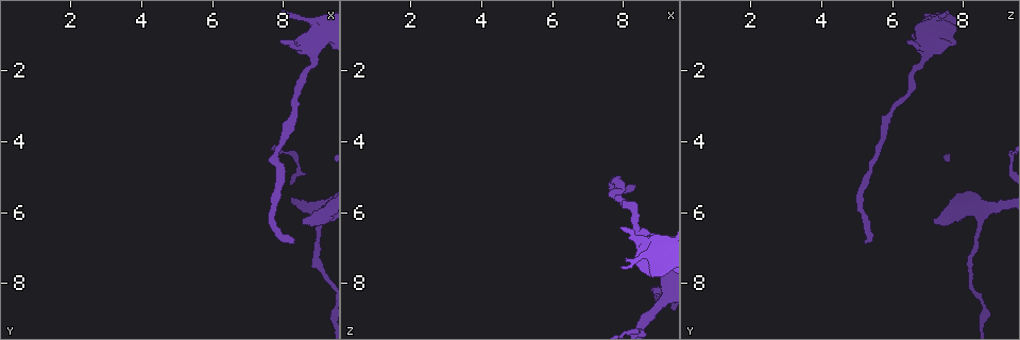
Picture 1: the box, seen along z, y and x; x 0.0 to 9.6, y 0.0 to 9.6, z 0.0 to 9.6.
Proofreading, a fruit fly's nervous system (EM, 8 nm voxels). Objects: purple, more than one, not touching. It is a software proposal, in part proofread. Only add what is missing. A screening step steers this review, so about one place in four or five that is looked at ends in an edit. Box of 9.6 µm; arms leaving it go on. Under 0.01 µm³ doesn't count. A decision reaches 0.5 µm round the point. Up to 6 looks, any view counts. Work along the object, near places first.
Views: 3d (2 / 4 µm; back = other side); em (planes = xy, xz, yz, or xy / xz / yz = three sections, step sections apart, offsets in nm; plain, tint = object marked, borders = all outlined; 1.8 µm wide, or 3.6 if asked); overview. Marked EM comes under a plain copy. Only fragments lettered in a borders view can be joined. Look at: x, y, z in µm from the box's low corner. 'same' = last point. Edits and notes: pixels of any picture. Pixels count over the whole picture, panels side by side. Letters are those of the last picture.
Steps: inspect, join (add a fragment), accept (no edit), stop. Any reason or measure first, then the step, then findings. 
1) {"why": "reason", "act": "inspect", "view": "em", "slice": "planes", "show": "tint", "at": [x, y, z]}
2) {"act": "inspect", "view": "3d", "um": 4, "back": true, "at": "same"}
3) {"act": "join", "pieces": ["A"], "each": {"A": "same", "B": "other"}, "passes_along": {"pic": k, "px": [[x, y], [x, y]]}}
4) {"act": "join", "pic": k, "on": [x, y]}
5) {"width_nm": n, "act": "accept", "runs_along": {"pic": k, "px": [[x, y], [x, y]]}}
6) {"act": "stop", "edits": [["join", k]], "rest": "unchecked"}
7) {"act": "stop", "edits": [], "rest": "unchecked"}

{"why": "sharp bend", "act": "inspect", "view": "3d", "um": 4, "at": [8.90, 1.00, 7.15]}

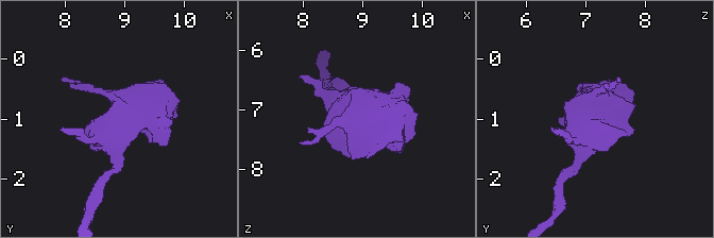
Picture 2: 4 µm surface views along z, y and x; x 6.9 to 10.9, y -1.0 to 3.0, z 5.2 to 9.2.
{"act": "inspect", "view": "em", "um": 3.6, "slice": "planes", "show": "borders", "at": [8.85, 1.05, 7.15]}

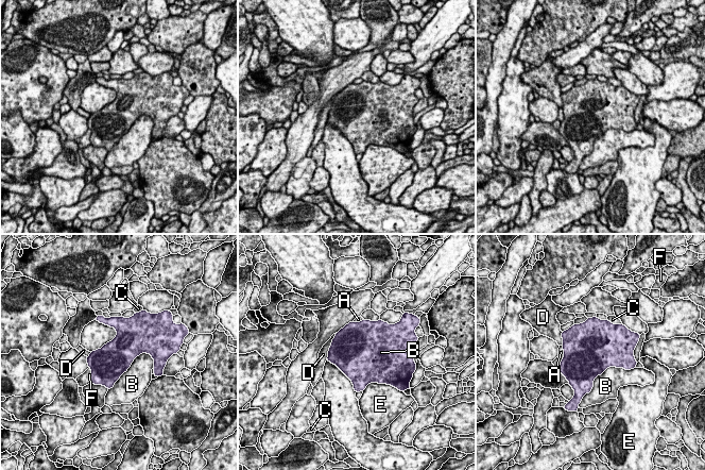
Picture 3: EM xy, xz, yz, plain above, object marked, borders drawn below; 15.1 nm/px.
{"longest_contact_nm": ["B", 800], "act": "accept", "each": {"A": "other", "B": "other", "C": "other", "D": "other", "E": "other", "F": "other"}, "found": "none of them fits"}

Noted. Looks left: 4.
{"why": "free end", "act": "inspect", "view": "em", "slice": "xz", "step": 16, "show": "tint", "at": [8.30, 6.85, 5.20]}

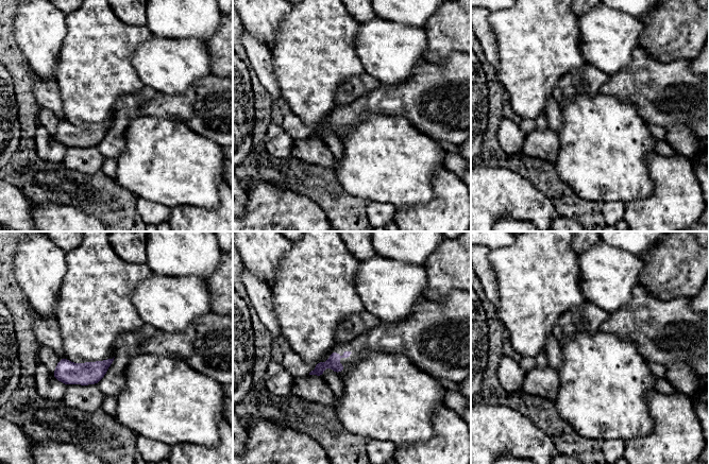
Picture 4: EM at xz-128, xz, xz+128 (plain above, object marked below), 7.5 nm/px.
{"why": "cut it another way", "act": "inspect", "view": "em", "slice": "planes", "show": "borders", "at": "same"}

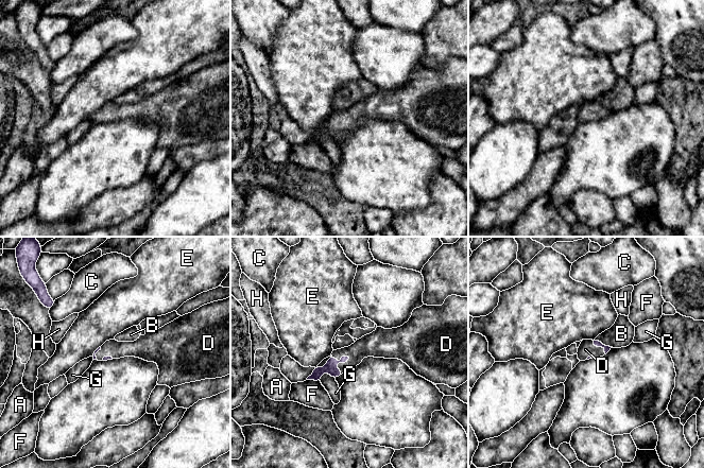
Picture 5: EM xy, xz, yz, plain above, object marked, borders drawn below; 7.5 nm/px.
{"act": "join", "pieces": ["D"], "each": {"A": "other", "B": "other", "C": "other", "D": "same", "E": "other", "F": "other", "G": "other", "H": "other"}, "found": "it goes on there"}

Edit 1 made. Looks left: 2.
{"act": "stop", "edits": [["join", 5]], "rest": "unchecked"}

